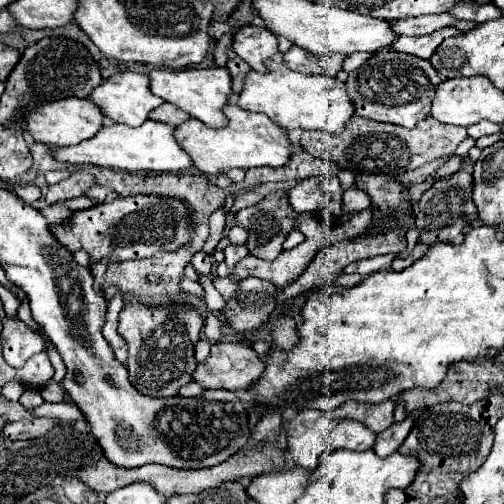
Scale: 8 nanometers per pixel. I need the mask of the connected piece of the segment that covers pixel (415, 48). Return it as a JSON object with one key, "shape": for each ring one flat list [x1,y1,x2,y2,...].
{"shape":[[439,29,431,35,421,35,421,37,403,37,401,35,401,37,397,37,397,43,391,45,391,49,397,53,407,53,407,55,415,55,421,59,429,59,445,37,447,37,445,29]]}

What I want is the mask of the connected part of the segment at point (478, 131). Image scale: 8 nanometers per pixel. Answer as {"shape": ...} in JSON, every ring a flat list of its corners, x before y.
{"shape":[[481,121,481,123,475,123,471,127,467,127,467,133,475,139,483,137,483,135,491,135,491,133,497,133,501,127,497,123,491,123,491,121]]}

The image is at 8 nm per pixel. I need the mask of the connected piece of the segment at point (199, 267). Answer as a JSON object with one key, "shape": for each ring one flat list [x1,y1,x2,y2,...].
{"shape":[[199,251,193,255,191,264,195,268,196,272,205,276,209,276,212,270,211,258,203,251]]}

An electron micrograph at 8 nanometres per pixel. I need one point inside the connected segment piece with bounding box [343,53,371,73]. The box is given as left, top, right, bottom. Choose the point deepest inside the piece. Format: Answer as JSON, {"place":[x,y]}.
{"place":[351,62]}

